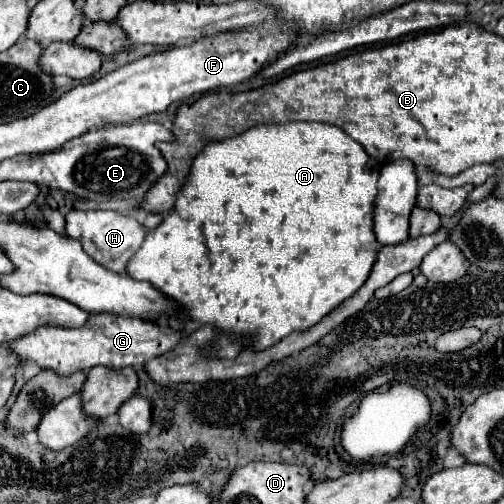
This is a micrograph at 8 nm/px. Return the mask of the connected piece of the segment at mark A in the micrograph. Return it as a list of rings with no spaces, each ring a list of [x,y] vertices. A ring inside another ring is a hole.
[[[268,123],[268,125],[254,125],[242,135],[236,135],[232,139],[212,141],[208,143],[192,161],[190,173],[180,187],[172,213],[164,215],[162,223],[150,231],[140,247],[136,251],[136,257],[128,261],[126,273],[136,281],[148,281],[158,289],[162,295],[172,297],[176,305],[180,305],[180,313],[176,319],[180,323],[196,321],[200,325],[214,325],[218,329],[218,339],[210,347],[210,351],[204,351],[206,357],[218,357],[218,359],[234,359],[244,347],[252,349],[266,349],[276,345],[280,339],[284,339],[292,331],[304,331],[310,325],[316,325],[326,313],[330,313],[340,301],[348,299],[366,279],[368,271],[372,271],[372,265],[376,261],[376,249],[374,249],[374,231],[372,231],[372,211],[374,211],[374,199],[376,199],[376,181],[380,173],[380,163],[376,163],[372,157],[366,155],[360,143],[352,141],[342,129],[328,125],[328,123]],[[230,335],[240,337],[252,337],[252,343],[244,343],[242,339],[230,339]]]

